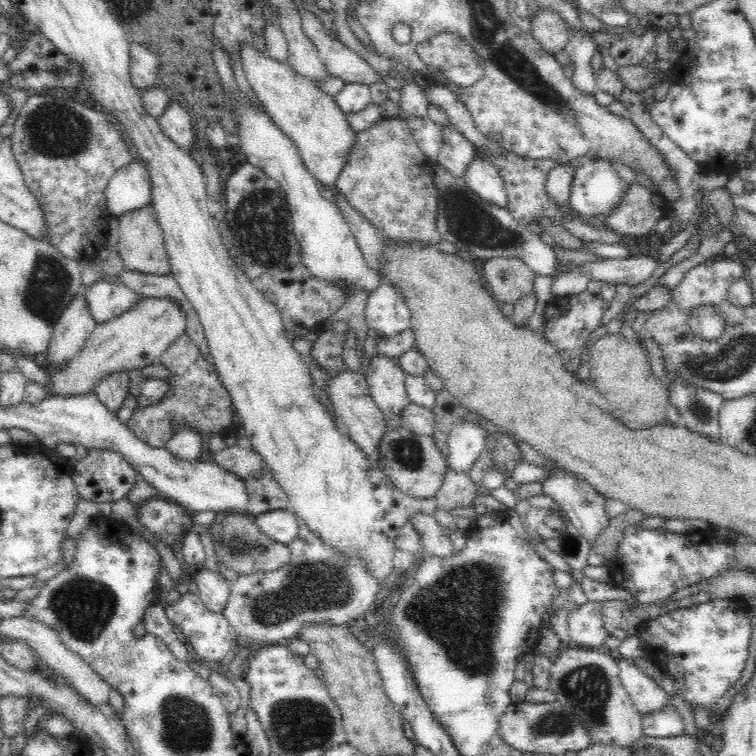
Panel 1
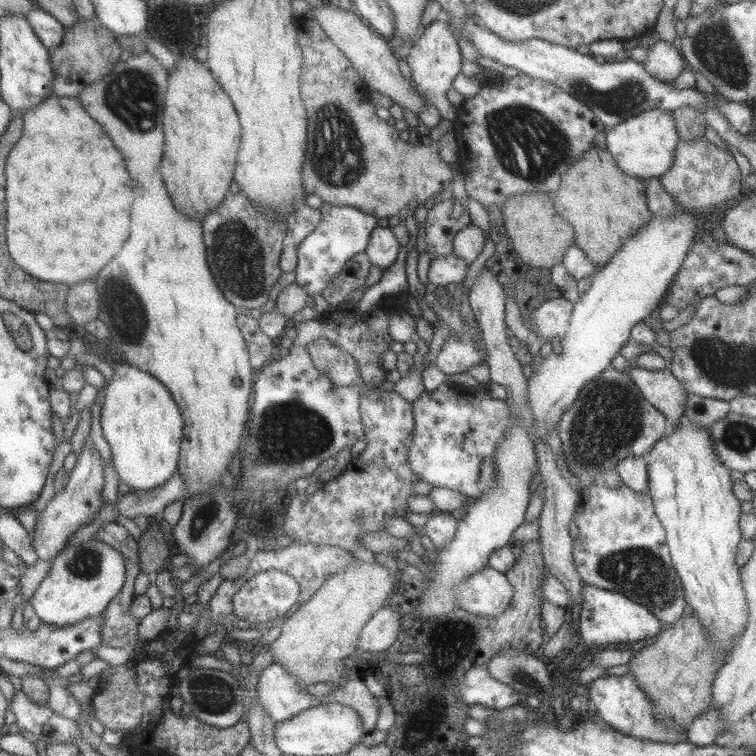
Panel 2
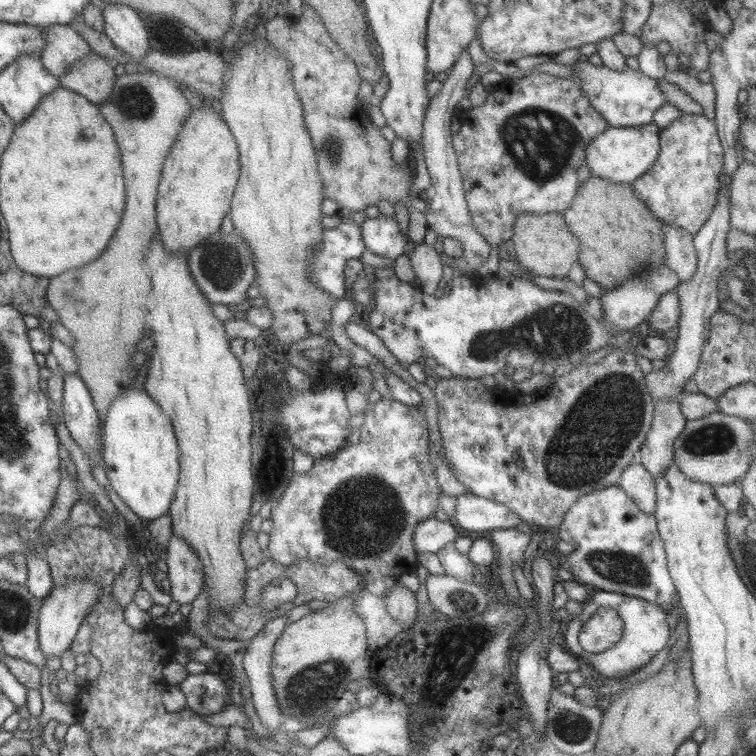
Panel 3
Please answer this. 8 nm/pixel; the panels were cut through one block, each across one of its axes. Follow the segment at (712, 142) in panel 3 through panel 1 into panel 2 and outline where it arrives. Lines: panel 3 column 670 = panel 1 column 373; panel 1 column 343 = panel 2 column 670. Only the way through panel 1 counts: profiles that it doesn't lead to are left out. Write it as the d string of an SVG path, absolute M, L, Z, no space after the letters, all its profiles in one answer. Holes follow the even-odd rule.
M704 136L689 141L679 138L669 170L657 178L680 210L691 214L712 211L718 204L722 206L727 200L737 198L743 192L742 179L731 154L715 146Z

